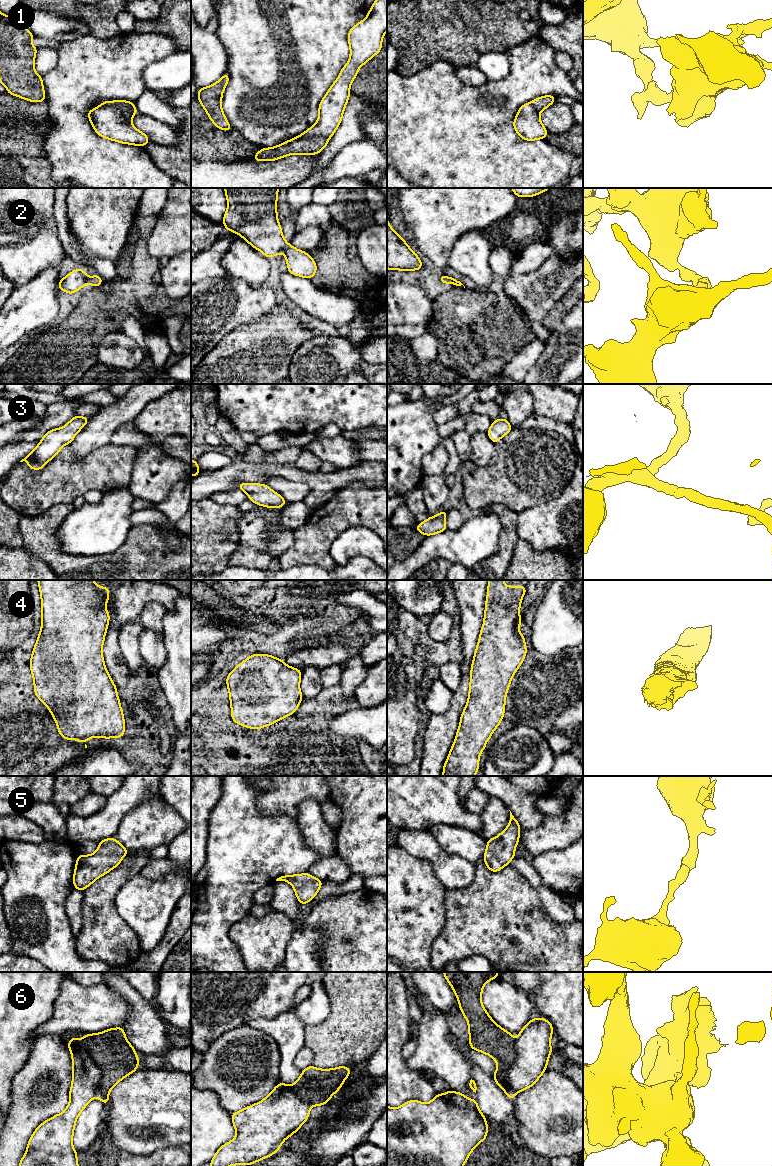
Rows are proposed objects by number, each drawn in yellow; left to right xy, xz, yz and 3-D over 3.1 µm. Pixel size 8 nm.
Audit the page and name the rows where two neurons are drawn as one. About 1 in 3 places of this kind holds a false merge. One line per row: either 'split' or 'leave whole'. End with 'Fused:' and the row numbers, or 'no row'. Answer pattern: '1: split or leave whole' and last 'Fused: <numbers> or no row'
1: split
2: leave whole
3: leave whole
4: leave whole
5: leave whole
6: split
Fused: 1, 6

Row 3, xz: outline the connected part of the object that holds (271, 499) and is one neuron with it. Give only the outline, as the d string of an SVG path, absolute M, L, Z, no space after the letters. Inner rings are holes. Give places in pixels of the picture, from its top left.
M239 483L237 488L243 490L249 496L249 500L259 506L280 508L287 503L281 495L266 484Z

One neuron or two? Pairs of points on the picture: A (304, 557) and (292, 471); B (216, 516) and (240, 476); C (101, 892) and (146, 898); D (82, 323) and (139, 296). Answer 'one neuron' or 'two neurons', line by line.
A: two neurons
B: two neurons
C: two neurons
D: one neuron

